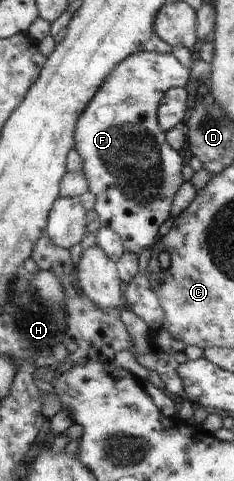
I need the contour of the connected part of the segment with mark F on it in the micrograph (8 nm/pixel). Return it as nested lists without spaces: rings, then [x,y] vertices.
[[[136,52],[115,66],[77,122],[74,150],[80,155],[83,174],[89,181],[89,192],[95,194],[93,209],[102,226],[115,230],[121,236],[127,251],[137,256],[141,256],[145,248],[153,246],[161,226],[171,216],[177,192],[186,182],[183,180],[185,160],[169,144],[166,132],[160,125],[159,112],[165,93],[172,88],[190,88],[191,82],[191,72],[173,54]]]

